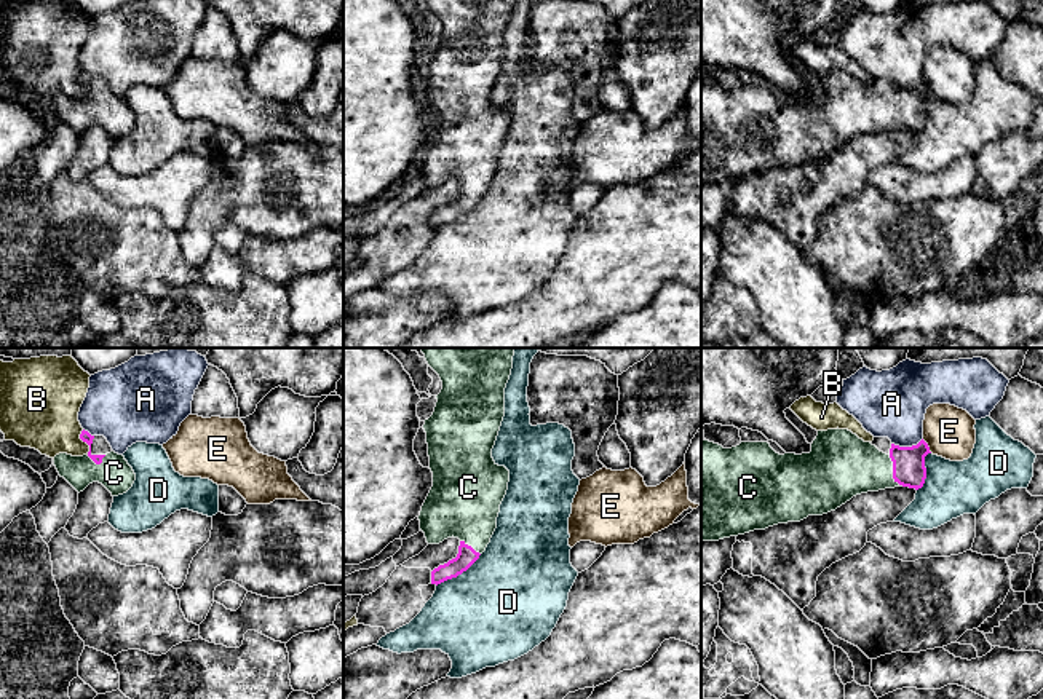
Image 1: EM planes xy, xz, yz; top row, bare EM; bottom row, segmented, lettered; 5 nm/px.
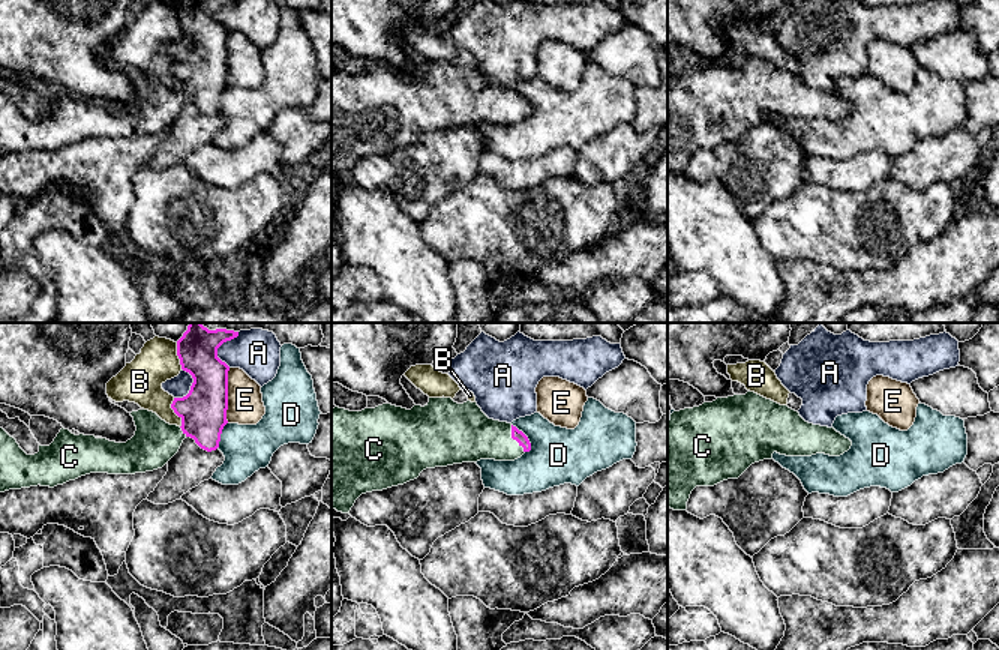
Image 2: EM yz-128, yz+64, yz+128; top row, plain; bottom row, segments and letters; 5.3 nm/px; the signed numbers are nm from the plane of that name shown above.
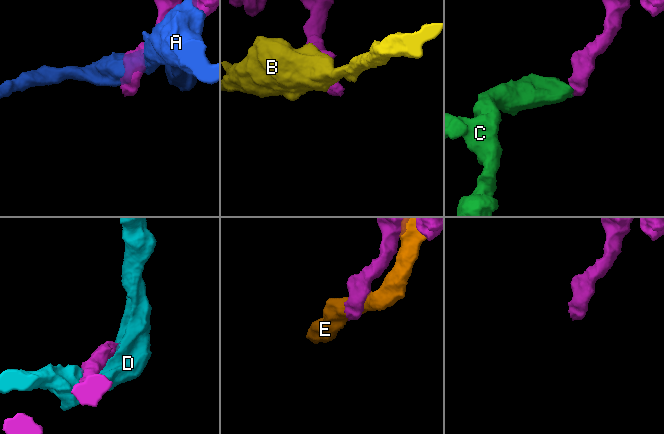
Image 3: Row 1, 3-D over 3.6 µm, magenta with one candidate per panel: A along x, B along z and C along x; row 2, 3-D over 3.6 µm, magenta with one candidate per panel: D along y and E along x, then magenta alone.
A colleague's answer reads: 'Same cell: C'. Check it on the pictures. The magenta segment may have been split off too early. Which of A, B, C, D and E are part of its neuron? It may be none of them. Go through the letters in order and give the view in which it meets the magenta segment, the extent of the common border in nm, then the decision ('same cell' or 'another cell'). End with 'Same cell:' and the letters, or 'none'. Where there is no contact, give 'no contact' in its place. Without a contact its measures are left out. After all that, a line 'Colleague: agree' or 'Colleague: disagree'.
A: yz | 160 nm | another cell
B: xy | 130 nm | another cell
C: yz | 170 nm | same cell
D: xz | 280 nm | another cell
E: yz | 90 nm | another cell
Same cell: C
Colleague: agree

